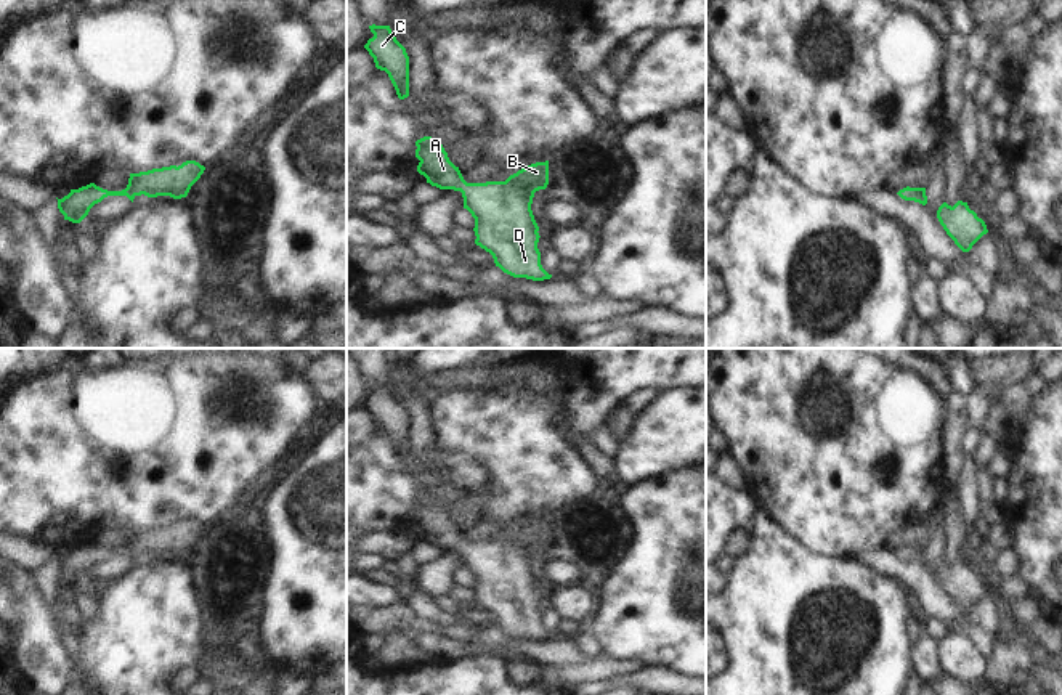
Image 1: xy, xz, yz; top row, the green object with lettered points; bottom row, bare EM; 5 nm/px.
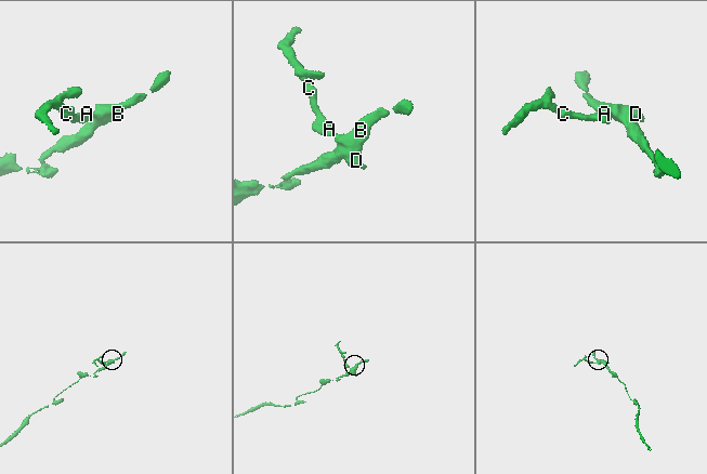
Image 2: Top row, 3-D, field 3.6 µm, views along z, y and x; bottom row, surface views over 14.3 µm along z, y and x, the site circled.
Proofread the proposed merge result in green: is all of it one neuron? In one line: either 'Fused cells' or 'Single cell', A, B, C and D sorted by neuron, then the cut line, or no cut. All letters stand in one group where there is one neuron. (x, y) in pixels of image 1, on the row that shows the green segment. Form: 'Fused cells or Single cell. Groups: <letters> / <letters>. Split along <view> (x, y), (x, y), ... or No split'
Single cell. Groups: A B C D. No split

